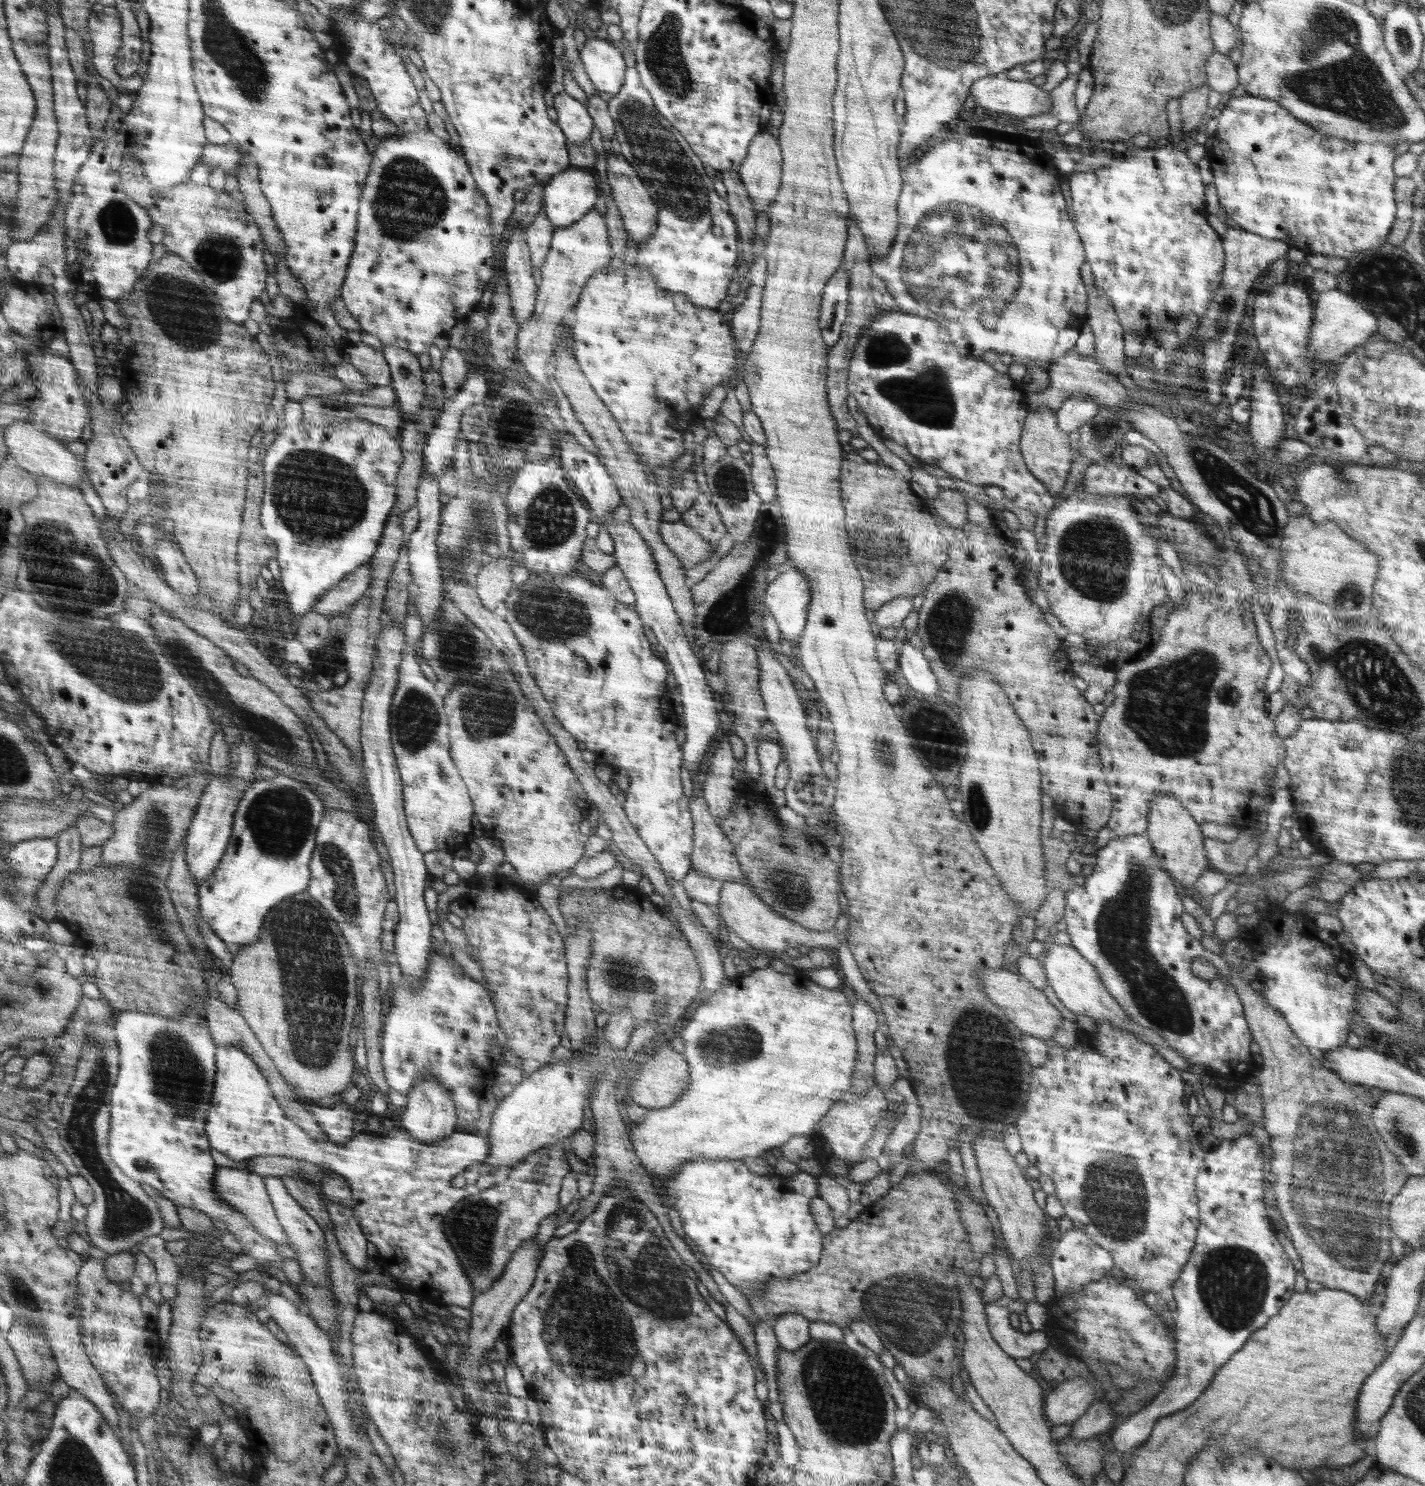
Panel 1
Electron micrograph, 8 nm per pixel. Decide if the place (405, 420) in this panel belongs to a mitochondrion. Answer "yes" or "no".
no

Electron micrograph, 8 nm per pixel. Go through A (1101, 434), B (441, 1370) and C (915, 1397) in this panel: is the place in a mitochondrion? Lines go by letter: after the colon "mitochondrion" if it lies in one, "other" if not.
A: mitochondrion
B: other
C: other

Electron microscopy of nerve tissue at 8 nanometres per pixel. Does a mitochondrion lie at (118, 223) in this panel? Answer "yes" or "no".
yes

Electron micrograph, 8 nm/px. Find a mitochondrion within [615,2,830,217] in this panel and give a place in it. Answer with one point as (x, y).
(664, 61)

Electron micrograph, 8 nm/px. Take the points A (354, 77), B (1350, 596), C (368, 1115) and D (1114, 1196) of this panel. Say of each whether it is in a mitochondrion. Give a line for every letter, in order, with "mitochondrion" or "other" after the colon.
A: other
B: mitochondrion
C: other
D: mitochondrion

